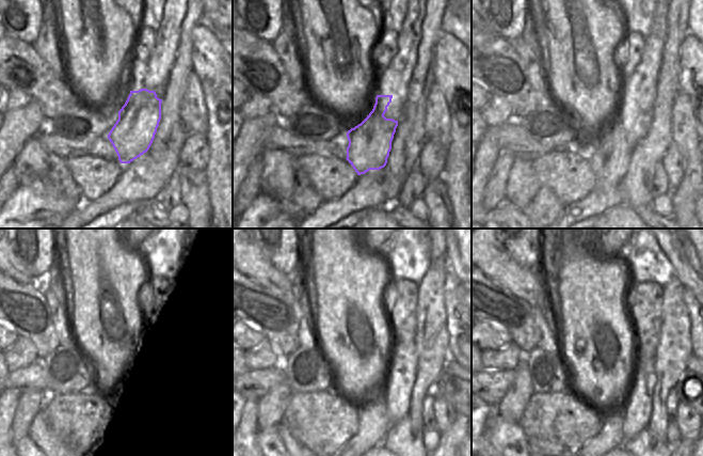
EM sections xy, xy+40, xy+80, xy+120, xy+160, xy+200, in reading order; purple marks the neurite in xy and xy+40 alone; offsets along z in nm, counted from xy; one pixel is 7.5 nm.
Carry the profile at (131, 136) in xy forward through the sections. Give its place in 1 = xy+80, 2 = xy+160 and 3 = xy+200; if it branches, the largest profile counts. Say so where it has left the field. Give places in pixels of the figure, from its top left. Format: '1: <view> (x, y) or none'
1: xy+80 (609, 159)
2: xy+160 (373, 419)
3: xy+200 (611, 434)

